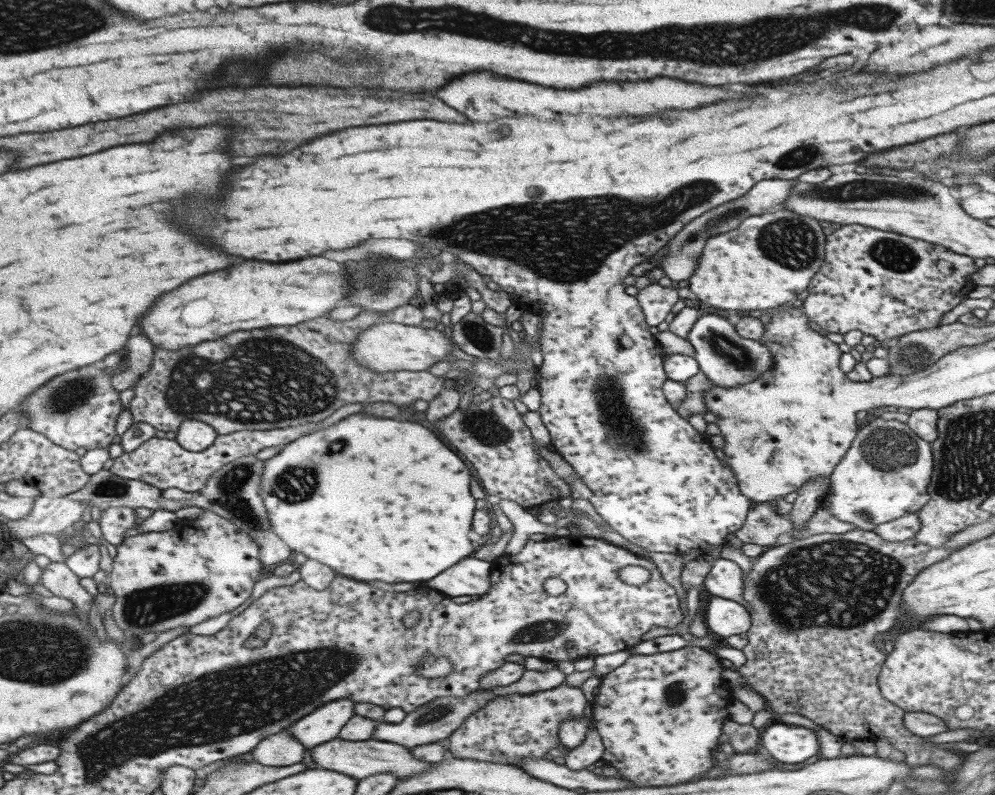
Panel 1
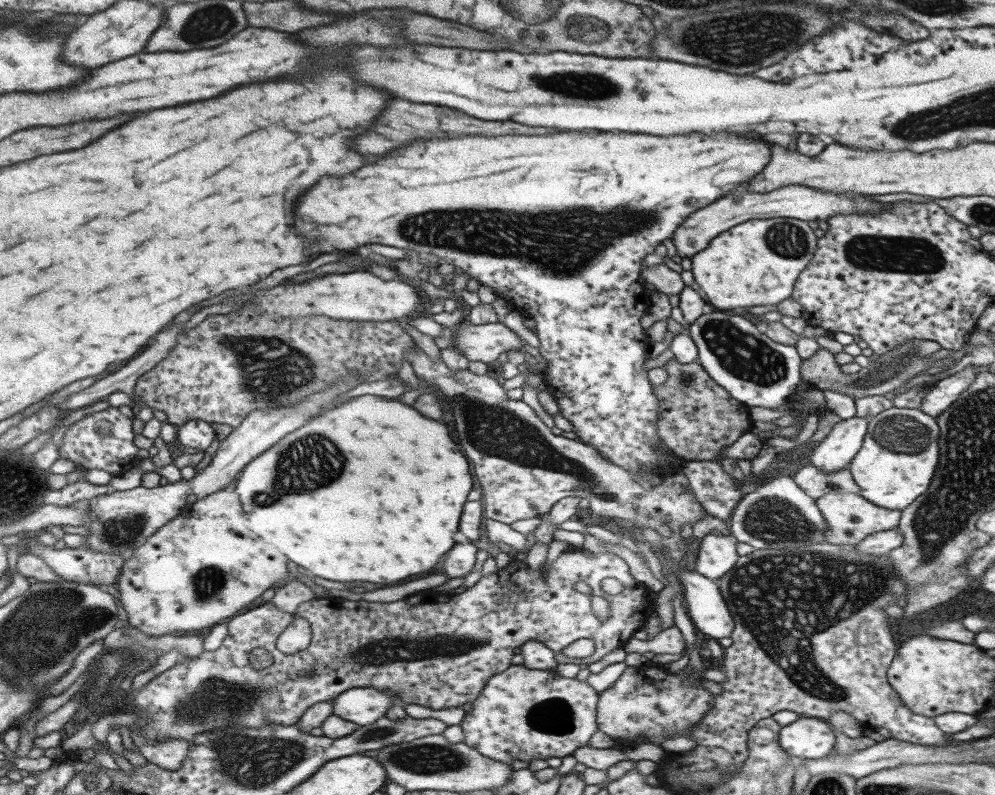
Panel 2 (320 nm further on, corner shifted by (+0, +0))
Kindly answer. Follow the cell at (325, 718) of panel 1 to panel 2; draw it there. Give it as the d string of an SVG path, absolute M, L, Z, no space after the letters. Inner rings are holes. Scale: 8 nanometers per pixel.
M375 687L350 688L332 700L333 714L353 724L365 726L383 718L387 708L397 702L397 696L389 689L381 692Z

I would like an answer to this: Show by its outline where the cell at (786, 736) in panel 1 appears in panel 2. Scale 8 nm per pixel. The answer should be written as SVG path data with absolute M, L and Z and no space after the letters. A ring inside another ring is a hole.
M801 716L780 727L778 743L793 759L817 759L834 752L835 737L823 719Z

